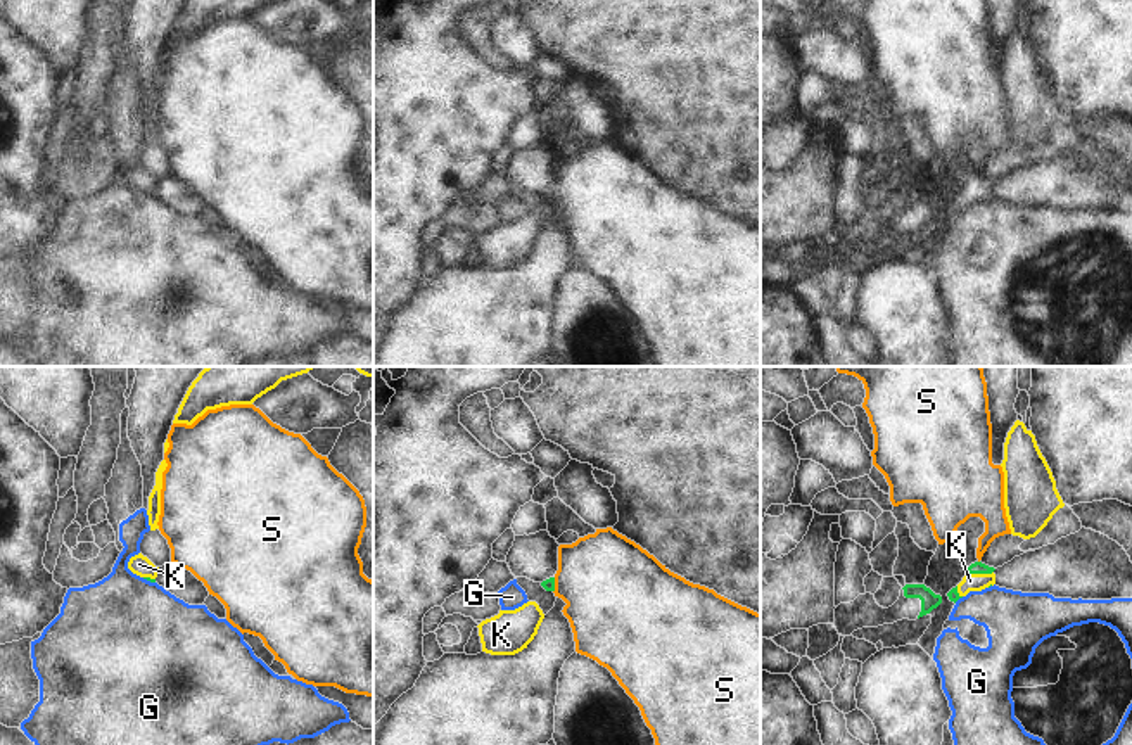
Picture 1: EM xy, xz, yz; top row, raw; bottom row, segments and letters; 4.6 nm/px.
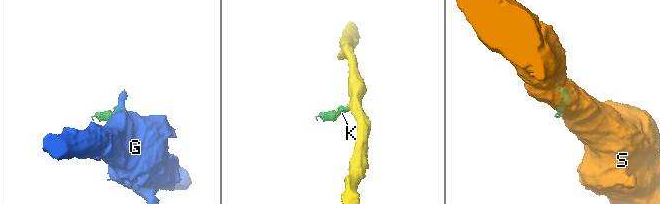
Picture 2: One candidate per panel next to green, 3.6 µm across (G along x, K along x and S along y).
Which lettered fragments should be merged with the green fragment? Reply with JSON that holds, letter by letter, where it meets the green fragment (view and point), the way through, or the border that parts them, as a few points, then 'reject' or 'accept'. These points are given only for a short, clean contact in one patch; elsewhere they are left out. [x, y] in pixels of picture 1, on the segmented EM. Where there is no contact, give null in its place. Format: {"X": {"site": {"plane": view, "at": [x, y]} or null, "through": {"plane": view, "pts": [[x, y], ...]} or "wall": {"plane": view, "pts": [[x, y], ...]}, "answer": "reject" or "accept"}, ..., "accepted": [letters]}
{"G": {"site": {"plane": "xy", "at": [149, 579]}, "wall": {"plane": "xy", "pts": [[142, 578], [154, 583]]}, "answer": "reject"}, "K": {"site": {"plane": "yz", "at": [979, 573]}, "through": {"plane": "yz", "pts": [[977, 567], [979, 573], [970, 581]]}, "answer": "accept"}, "S": {"site": {"plane": "xz", "at": [553, 585]}, "wall": {"plane": "xz", "pts": [[555, 578], [553, 592]]}, "answer": "reject"}, "accepted": ["K"]}

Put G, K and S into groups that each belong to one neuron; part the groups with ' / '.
G / K / S

